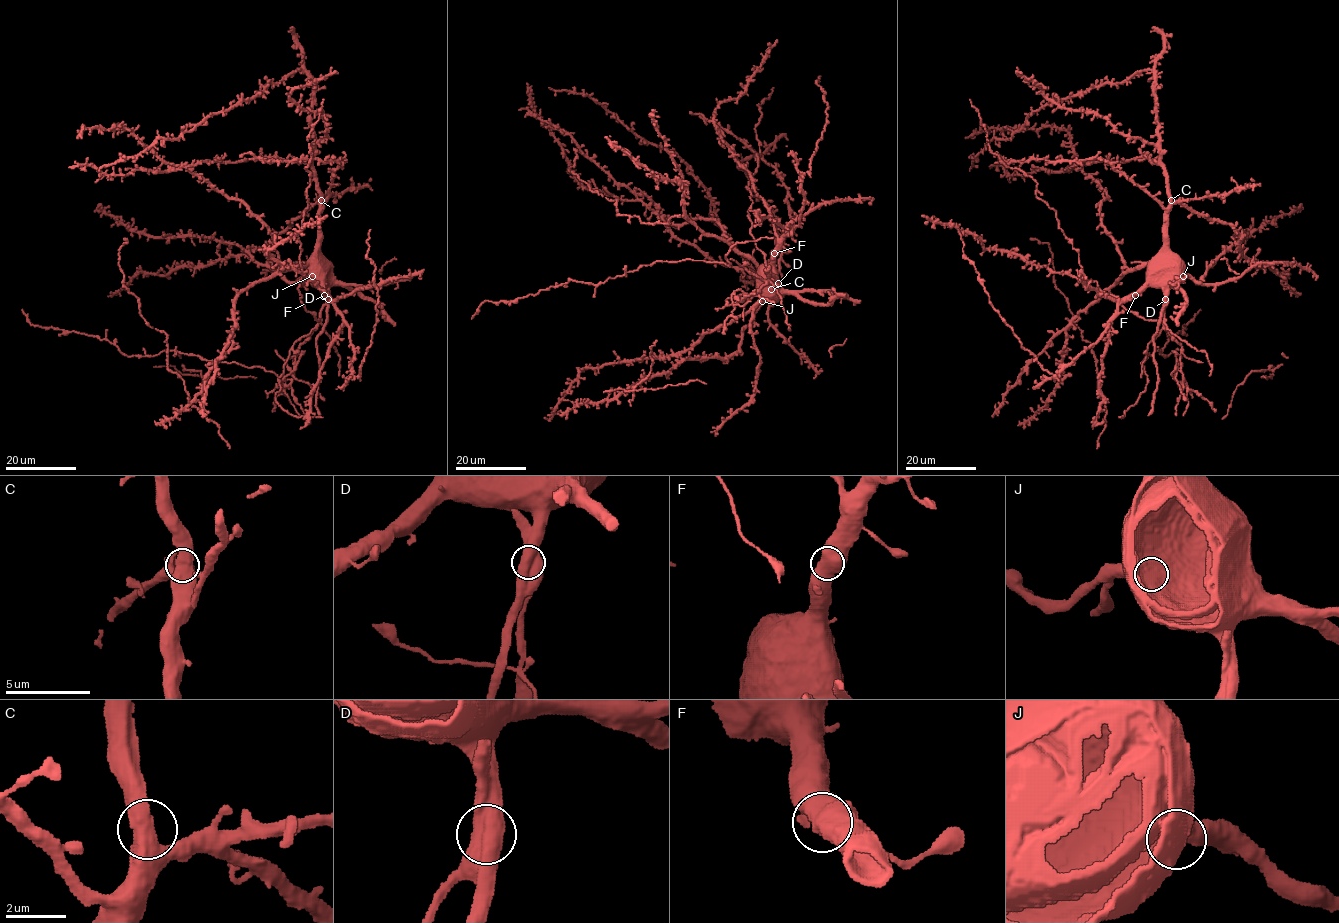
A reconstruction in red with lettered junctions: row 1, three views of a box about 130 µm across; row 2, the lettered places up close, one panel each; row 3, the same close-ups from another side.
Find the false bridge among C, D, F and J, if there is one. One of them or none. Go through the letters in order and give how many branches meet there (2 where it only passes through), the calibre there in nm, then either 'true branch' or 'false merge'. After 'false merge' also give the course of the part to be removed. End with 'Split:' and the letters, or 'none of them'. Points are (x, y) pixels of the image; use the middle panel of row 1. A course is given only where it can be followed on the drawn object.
C: 2 branches meet; 600 nm thick; true branch
D: 2 branches meet; 750 nm thick; false merge; foreign part runs (778, 283), (767, 282), (749, 299), (732, 303), (735, 309), (722, 333)
F: 2 branches meet; 650 nm thick; true branch
J: 2 branches meet; 550 nm thick; true branch
Split: D

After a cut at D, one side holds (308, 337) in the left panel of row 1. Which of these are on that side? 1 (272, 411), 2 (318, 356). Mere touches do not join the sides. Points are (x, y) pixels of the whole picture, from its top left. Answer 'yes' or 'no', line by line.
1: yes
2: no

